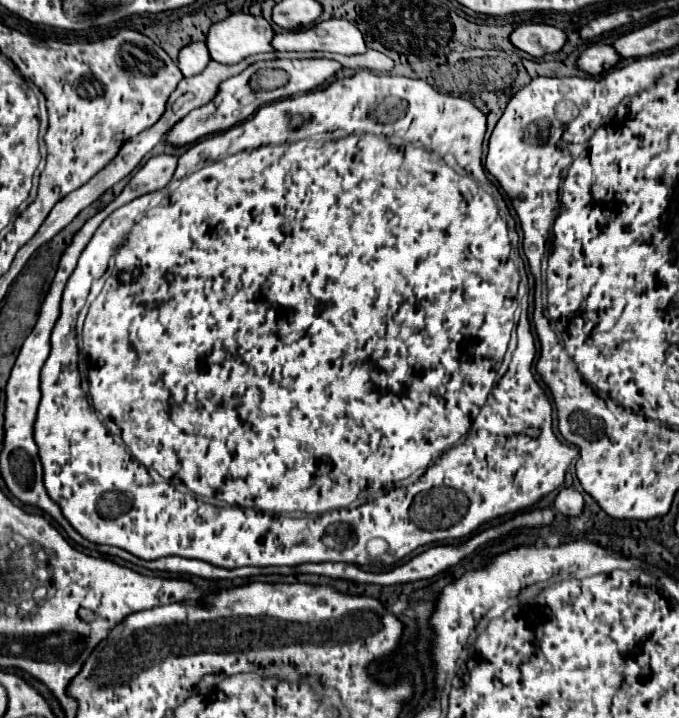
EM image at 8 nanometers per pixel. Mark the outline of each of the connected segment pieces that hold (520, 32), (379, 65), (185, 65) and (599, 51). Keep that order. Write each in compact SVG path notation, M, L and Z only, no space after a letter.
M520 24L512 34L510 40L516 48L532 54L532 56L544 56L552 52L560 52L568 40L566 32L548 26L548 24Z
M368 50L362 56L340 56L340 54L332 54L330 58L340 60L340 64L344 68L364 68L364 70L376 70L376 72L390 72L394 68L394 60L388 58L382 52L376 52L376 50Z
M192 42L180 50L178 66L184 76L196 76L196 74L200 74L200 70L204 70L208 66L210 60L212 58L208 54L206 42Z
M592 44L580 56L578 68L582 68L584 72L588 72L592 76L602 76L610 68L614 68L620 60L622 60L622 56L616 52L614 46L610 46L610 44Z

